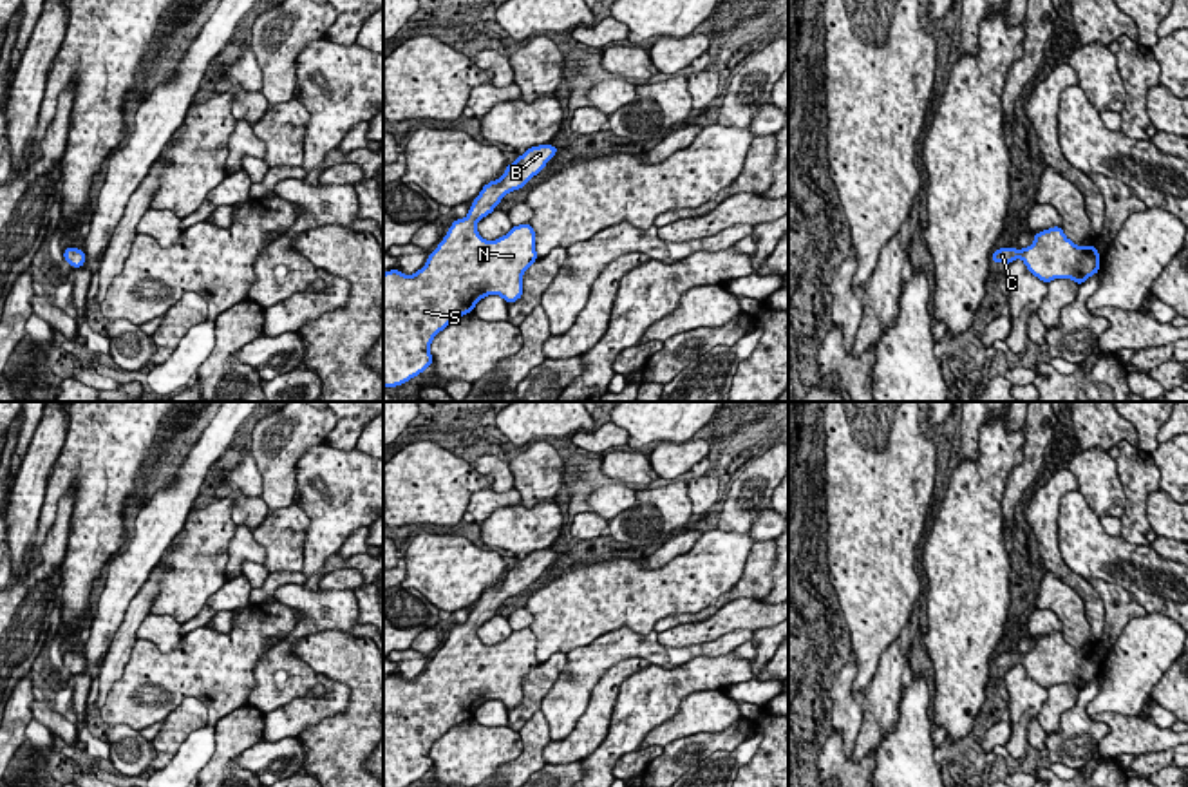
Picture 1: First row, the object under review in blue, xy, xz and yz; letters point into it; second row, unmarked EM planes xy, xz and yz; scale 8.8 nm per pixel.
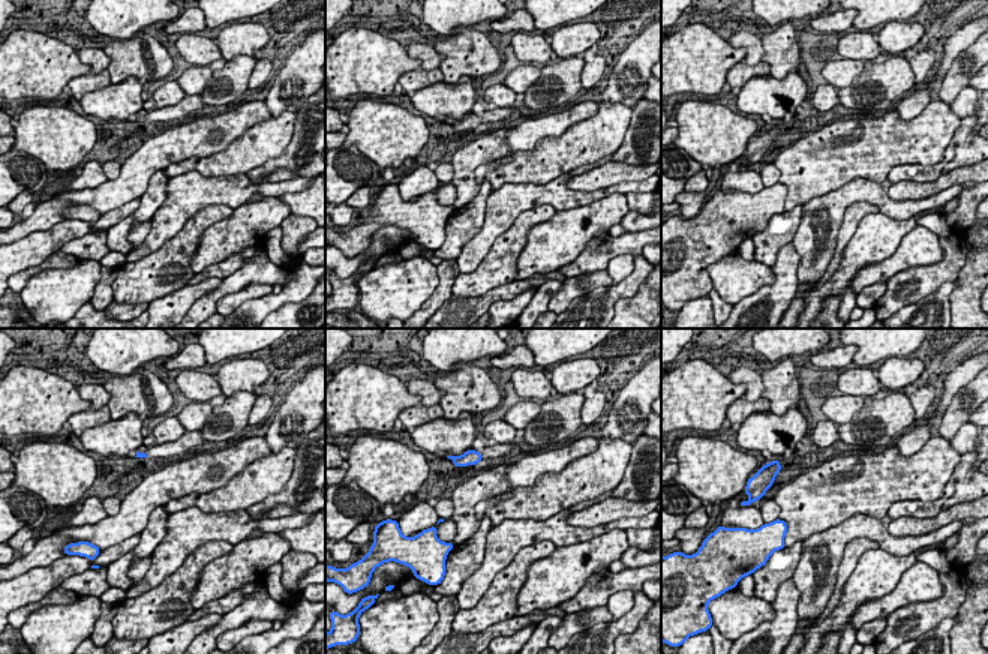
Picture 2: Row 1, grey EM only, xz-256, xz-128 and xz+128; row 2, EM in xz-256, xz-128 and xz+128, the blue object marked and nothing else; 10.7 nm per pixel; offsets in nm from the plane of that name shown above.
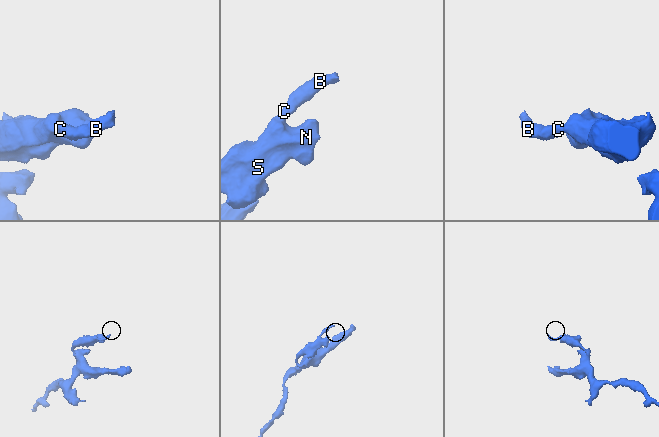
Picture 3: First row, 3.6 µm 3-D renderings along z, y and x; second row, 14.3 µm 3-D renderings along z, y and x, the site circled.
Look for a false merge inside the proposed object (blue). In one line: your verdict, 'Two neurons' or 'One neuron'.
One neuron

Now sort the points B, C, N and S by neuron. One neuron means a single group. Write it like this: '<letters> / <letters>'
B C N S

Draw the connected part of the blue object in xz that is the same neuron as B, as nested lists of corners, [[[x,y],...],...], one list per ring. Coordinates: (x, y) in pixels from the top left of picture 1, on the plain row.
[[[550,548],[526,554],[512,570],[506,570],[503,583],[483,592],[468,621],[450,630],[421,675],[414,680],[400,675],[383,678],[383,787],[409,787],[421,780],[434,767],[429,756],[434,742],[454,725],[472,718],[486,700],[499,700],[506,709],[523,702],[523,678],[539,664],[533,631],[530,628],[512,631],[506,640],[485,646],[476,630],[492,619],[508,597],[528,590],[557,557],[559,554]]]

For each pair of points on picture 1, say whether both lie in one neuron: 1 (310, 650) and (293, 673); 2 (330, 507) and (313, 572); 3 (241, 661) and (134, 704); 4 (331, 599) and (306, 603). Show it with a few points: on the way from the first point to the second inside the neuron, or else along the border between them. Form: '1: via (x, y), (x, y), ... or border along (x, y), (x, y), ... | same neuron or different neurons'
1: border along (331, 628), (308, 634), (293, 646), (317, 675) | different neurons
2: via (330, 523), (315, 556) | same neuron
3: via (214, 666), (201, 666), (161, 681) | same neuron
4: via (326, 605), (311, 606) | same neuron

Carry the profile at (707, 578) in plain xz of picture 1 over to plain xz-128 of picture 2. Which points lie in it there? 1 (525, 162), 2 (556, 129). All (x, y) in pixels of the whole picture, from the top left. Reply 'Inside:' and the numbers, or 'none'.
Inside: 1

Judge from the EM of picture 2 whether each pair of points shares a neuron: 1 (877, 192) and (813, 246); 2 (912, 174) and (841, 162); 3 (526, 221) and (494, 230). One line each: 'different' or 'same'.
1: same
2: different
3: different

